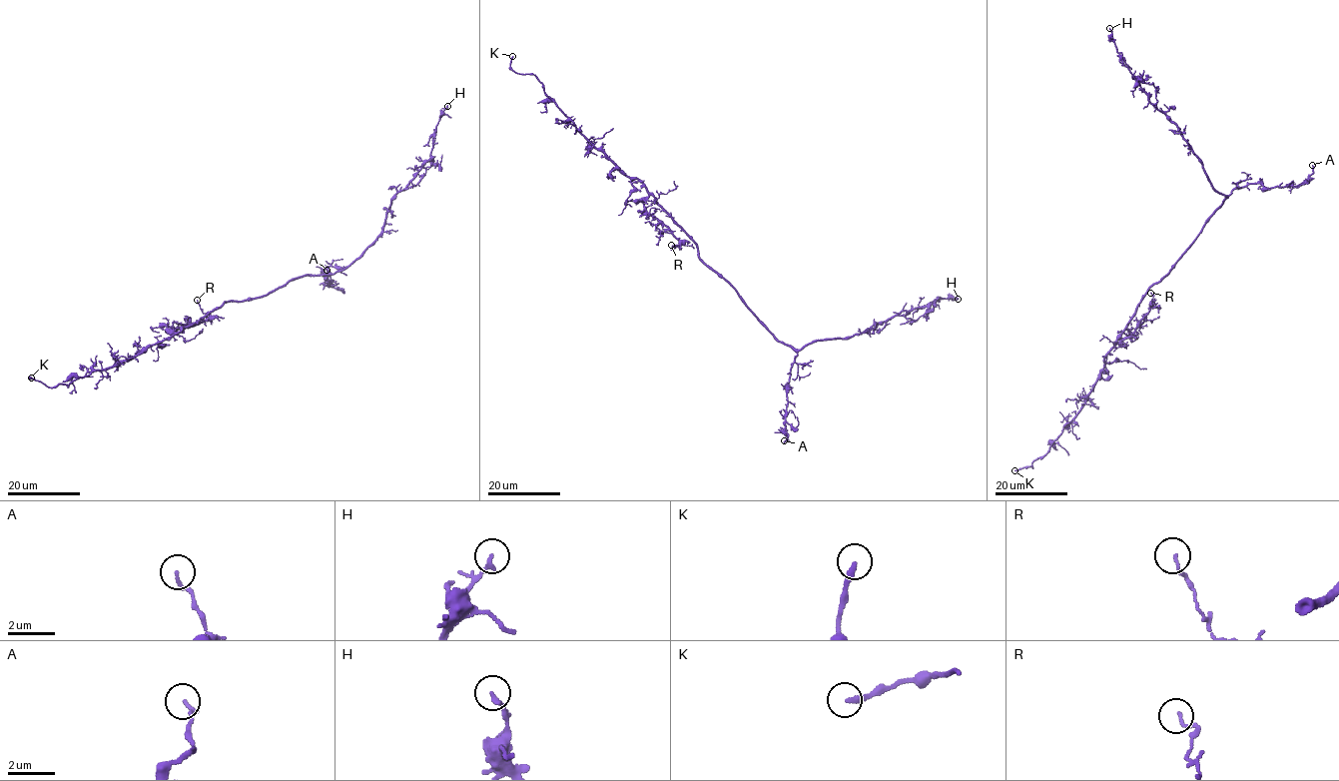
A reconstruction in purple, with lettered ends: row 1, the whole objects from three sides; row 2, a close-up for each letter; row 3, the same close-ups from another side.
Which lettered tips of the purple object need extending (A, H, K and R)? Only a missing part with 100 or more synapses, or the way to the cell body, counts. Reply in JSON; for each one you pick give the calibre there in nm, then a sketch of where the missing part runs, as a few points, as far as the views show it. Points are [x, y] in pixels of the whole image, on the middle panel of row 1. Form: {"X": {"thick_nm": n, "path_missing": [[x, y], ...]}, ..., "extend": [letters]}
{"K": {"thick_nm": 240}, "extend": ["K"]}

